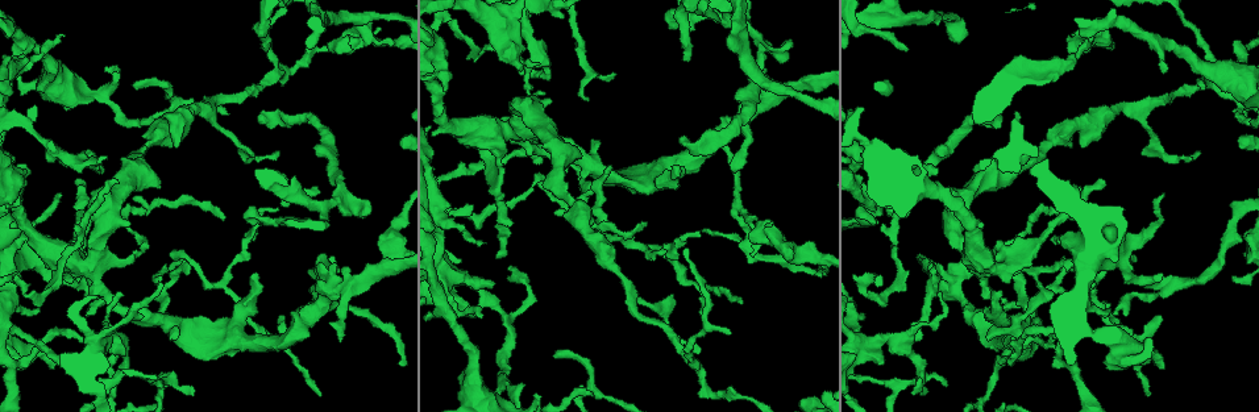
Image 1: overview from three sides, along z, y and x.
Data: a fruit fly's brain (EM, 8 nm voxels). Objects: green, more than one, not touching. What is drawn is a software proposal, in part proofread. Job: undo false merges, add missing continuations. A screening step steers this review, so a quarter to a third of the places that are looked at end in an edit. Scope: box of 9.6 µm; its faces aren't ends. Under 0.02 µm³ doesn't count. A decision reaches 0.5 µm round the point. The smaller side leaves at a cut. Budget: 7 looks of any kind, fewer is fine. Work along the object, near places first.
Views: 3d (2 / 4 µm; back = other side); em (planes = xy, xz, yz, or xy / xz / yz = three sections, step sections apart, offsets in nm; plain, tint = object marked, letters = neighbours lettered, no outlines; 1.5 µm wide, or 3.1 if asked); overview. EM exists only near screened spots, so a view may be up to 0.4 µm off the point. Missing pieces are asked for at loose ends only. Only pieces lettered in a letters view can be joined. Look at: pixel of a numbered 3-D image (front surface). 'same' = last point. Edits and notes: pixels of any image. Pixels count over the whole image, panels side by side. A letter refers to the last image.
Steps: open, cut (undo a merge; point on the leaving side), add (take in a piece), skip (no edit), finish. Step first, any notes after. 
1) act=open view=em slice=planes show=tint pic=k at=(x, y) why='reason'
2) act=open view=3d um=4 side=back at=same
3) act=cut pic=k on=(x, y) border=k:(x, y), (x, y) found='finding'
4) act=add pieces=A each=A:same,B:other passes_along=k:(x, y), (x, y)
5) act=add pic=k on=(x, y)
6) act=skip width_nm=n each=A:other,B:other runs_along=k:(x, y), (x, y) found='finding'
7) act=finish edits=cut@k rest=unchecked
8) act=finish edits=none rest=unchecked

act=open view=3d um=2 pic=1 at=(1162, 366) why='branch stops here'

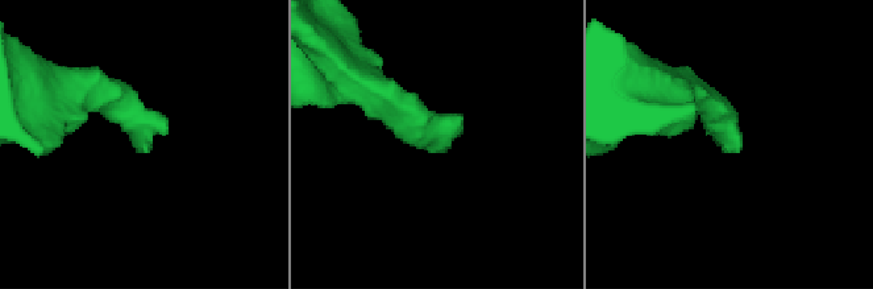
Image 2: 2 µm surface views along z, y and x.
act=open view=em slice=xz step=8 show=letters pic=2 at=(736, 150)

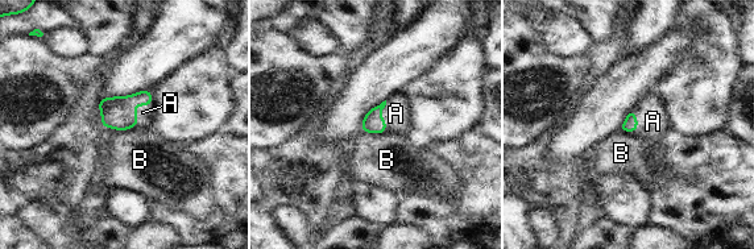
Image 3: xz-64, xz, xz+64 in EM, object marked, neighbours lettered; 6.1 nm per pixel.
act=open view=em slice=planes show=letters at=same why='another direction'

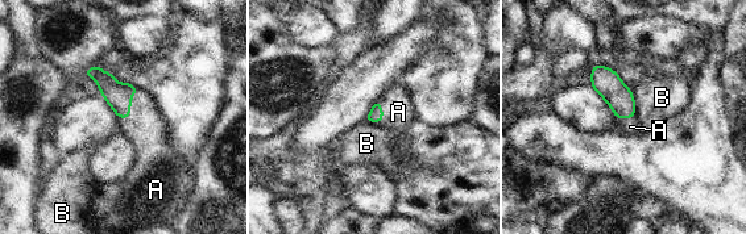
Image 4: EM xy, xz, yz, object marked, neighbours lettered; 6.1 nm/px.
act=add pieces=A each=A:same,B:other passes_along=4:(117, 95), (129, 108), (145, 128) found='it goes on there'

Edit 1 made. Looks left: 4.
act=open view=em slice=xz step=4 show=letters pic=1 at=(522, 68) why='free end'

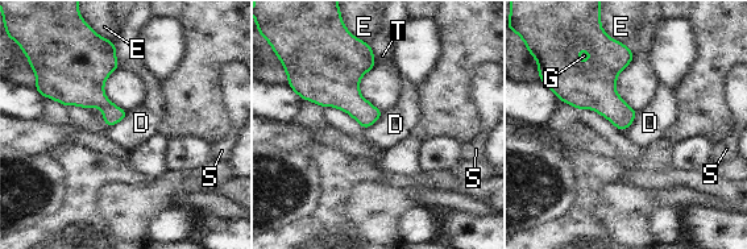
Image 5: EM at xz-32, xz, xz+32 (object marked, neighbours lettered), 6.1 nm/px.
act=open view=em slice=planes show=letters at=same

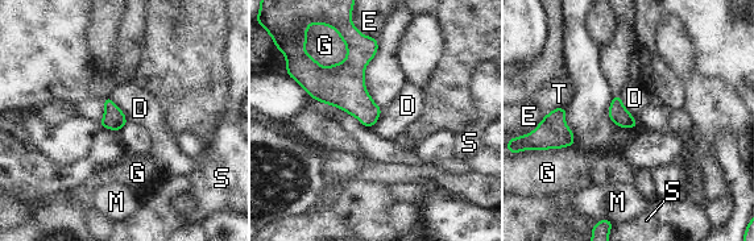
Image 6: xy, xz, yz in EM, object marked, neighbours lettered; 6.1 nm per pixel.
act=skip each=D:other,E:other,G:other,M:other,S:other,T:other border=6:(108, 96), (123, 112), (128, 123) found='none of them fits'

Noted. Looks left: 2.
act=open view=em slice=yz step=4 show=letters pic=1 at=(340, 339) why='an open end'

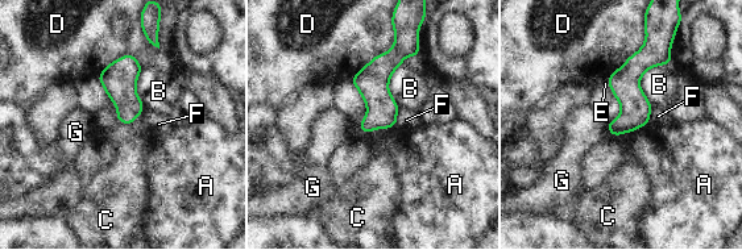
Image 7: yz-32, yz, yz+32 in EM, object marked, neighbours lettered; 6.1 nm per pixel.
act=skip each=A:other,B:other,C:other,D:other,E:other,F:other,G:other border=7:(111, 100), (123, 123), (144, 108) found='no lettered piece goes on from it'

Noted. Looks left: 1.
act=finish edits=add@4 rest=unchecked

